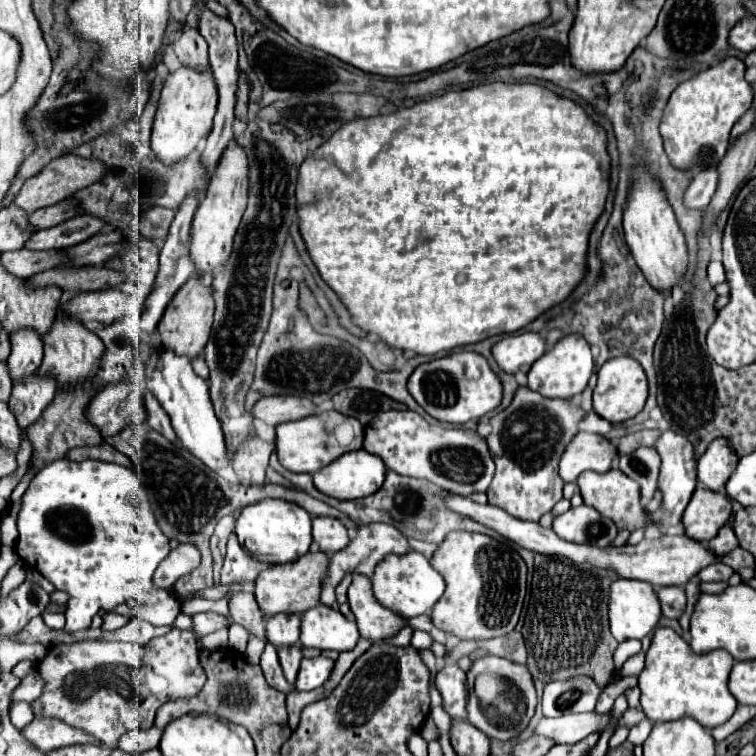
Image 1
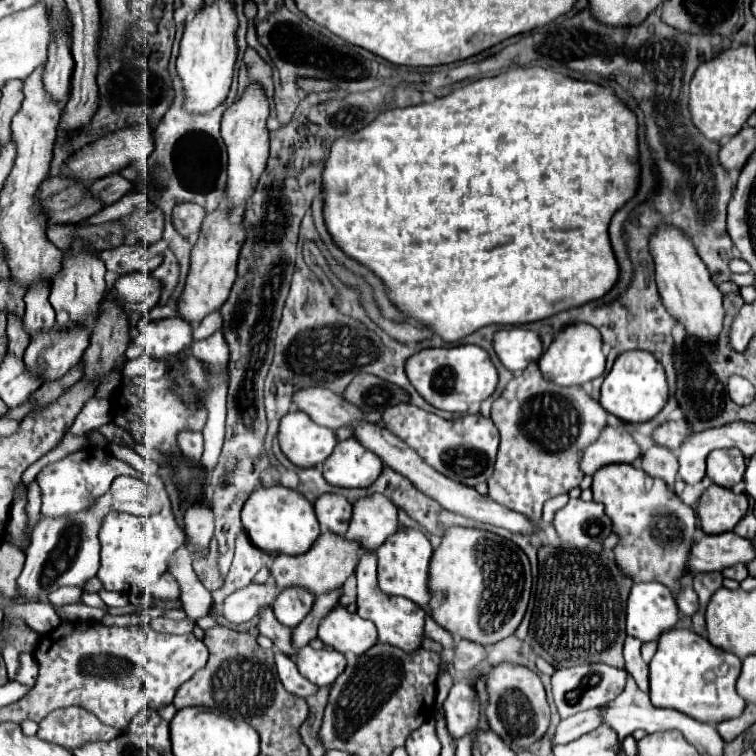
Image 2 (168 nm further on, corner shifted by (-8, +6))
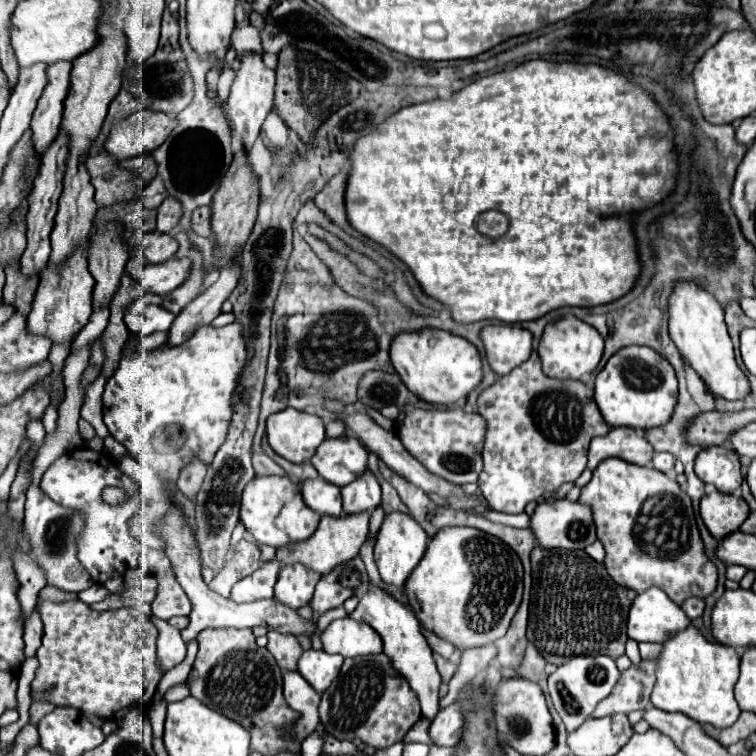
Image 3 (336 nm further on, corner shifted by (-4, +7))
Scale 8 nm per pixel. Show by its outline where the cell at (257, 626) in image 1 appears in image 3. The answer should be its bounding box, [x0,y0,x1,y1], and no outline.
[267,630,301,670]

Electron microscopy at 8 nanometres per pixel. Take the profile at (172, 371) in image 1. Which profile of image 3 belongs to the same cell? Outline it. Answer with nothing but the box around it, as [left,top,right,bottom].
[125,298,175,336]

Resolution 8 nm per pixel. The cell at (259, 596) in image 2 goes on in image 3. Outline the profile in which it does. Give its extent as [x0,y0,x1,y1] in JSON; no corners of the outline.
[231,560,281,602]

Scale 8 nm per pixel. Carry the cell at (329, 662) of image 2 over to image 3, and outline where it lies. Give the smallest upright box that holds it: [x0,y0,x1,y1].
[297,650,343,692]

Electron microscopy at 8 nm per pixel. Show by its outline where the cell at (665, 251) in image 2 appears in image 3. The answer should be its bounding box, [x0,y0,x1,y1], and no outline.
[669,280,749,400]

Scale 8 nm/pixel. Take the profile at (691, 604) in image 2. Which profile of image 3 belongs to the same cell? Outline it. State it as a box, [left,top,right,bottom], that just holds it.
[681,598,705,620]

